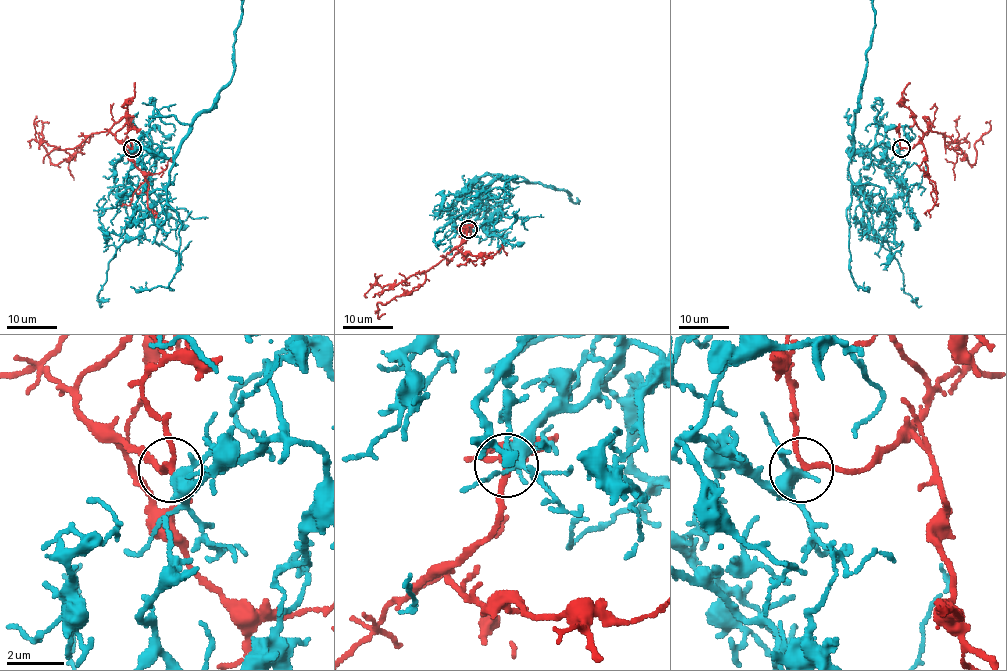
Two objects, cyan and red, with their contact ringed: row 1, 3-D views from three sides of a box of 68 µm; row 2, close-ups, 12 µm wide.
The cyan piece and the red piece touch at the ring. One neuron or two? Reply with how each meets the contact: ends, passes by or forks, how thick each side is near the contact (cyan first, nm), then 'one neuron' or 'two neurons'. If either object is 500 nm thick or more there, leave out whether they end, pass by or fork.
cyan forks | red passes by | 320/180 nm | one neuron

